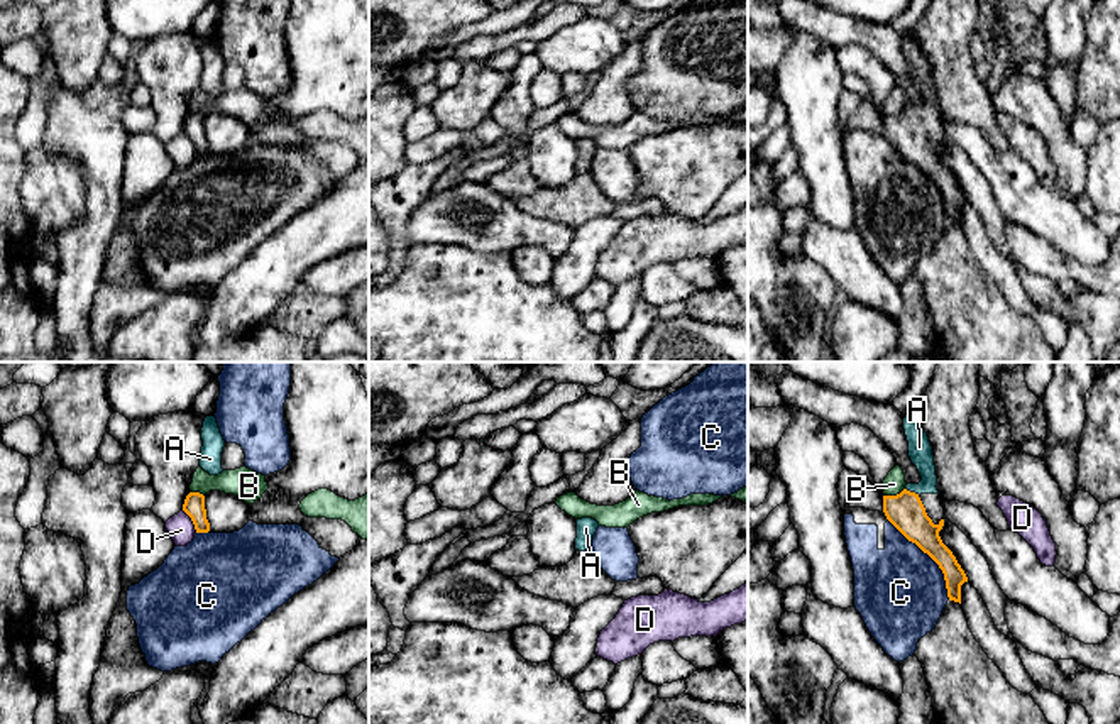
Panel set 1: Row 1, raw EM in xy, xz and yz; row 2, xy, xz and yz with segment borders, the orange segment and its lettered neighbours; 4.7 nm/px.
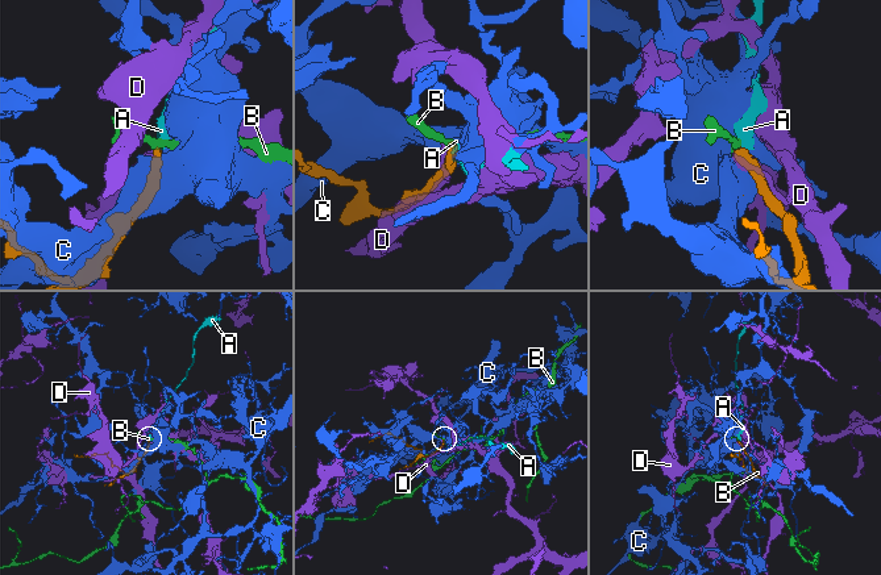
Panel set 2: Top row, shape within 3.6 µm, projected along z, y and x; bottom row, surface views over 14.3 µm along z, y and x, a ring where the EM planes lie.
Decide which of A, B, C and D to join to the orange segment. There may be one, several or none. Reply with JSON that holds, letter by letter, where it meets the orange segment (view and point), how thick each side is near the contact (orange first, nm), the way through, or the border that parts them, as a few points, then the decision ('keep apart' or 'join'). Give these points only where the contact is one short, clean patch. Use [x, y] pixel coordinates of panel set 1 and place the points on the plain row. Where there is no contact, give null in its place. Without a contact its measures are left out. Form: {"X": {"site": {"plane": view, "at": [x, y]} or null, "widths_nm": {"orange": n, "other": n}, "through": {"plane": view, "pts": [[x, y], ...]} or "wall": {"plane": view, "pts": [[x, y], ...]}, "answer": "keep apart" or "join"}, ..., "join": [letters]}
{"A": {"site": {"plane": "yz", "at": [912, 114]}, "widths_nm": {"orange": 180, "other": 110}, "through": {"plane": "yz", "pts": [[905, 132], [912, 114], [924, 102], [919, 68]]}, "answer": "join"}, "B": {"site": {"plane": "yz", "at": [894, 117]}, "widths_nm": {"orange": 180, "other": 100}, "wall": {"plane": "yz", "pts": [[904, 109], [895, 115], [883, 117]]}, "answer": "keep apart"}, "C": {"site": {"plane": "yz", "at": [931, 178]}, "widths_nm": {"orange": 180, "other": 440}, "answer": "keep apart"}, "D": {"site": {"plane": "xy", "at": [192, 141]}, "widths_nm": {"orange": 100, "other": 130}, "answer": "keep apart"}, "join": ["A"]}

